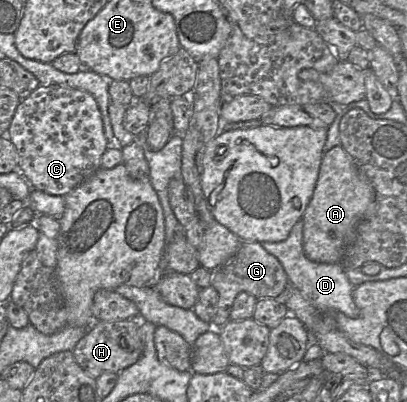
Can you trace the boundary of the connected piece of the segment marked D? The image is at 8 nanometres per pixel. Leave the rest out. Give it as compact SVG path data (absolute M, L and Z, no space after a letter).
M303 217L294 225L289 236L281 242L262 242L262 247L275 256L283 266L289 283L321 313L326 313L332 321L333 311L339 311L349 318L357 318L359 309L353 300L354 286L348 280L341 263L319 263L308 259L303 250Z

